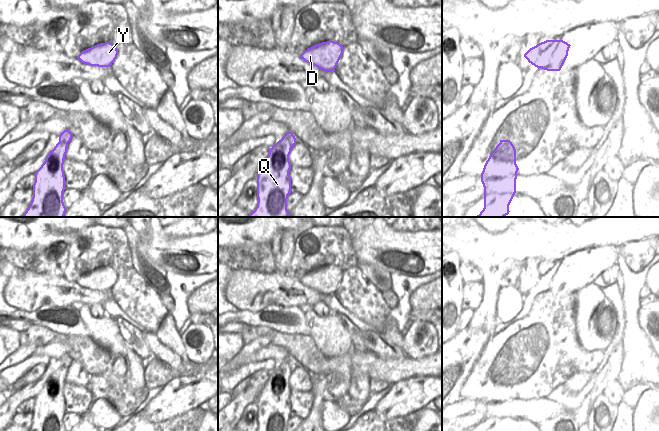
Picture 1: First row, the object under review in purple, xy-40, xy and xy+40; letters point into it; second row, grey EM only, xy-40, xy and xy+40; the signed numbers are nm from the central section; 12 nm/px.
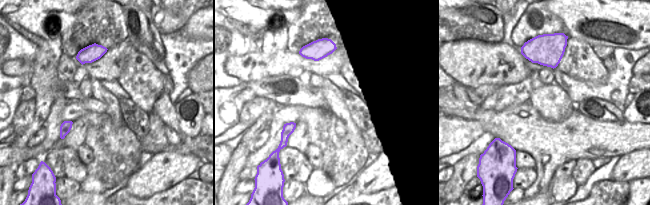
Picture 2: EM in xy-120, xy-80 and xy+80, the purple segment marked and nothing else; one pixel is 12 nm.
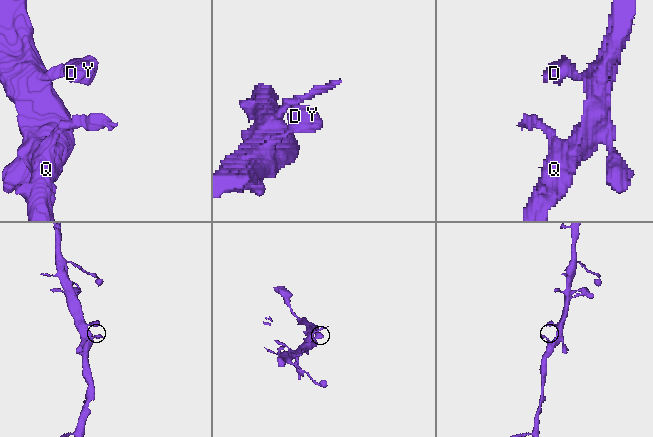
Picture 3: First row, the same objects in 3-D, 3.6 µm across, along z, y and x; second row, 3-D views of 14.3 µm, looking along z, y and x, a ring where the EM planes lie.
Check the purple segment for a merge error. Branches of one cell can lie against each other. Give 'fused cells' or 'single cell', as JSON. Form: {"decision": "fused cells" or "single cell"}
{"decision": "single cell"}

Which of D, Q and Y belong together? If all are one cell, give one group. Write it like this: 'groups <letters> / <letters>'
groups D Q Y

